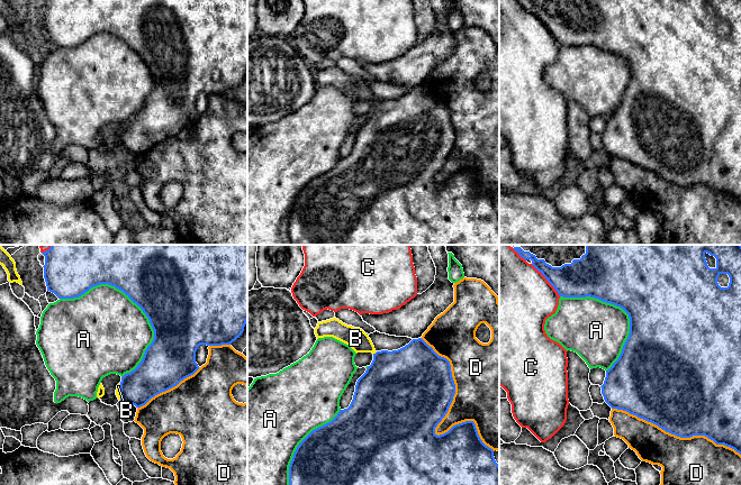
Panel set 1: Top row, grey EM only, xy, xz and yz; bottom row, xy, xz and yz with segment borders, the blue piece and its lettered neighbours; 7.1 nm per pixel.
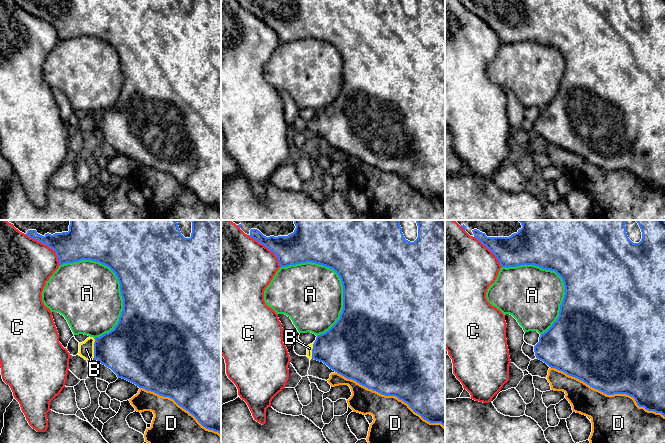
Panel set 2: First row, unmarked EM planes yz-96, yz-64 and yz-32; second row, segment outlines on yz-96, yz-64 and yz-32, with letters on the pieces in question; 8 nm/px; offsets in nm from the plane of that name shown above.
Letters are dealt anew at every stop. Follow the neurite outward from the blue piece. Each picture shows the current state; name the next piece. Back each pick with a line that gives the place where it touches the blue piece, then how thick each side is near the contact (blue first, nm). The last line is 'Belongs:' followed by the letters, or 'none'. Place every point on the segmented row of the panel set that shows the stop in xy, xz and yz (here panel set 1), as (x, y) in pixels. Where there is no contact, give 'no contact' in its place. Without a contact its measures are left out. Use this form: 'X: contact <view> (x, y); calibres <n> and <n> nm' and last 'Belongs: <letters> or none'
B: contact xy (120, 391); calibres 260 and 30 nm
Belongs: B

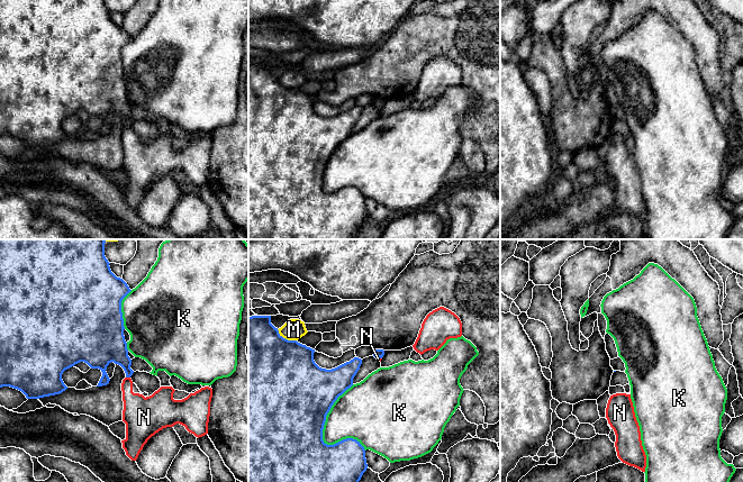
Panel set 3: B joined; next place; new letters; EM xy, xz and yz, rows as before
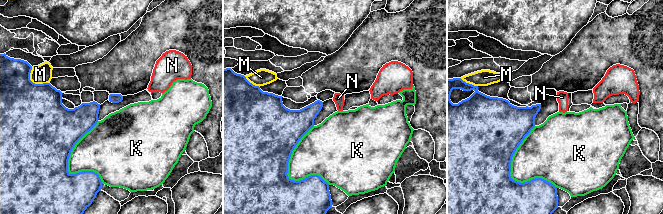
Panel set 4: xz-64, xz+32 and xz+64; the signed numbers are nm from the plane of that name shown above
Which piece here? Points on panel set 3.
Belongs: none

